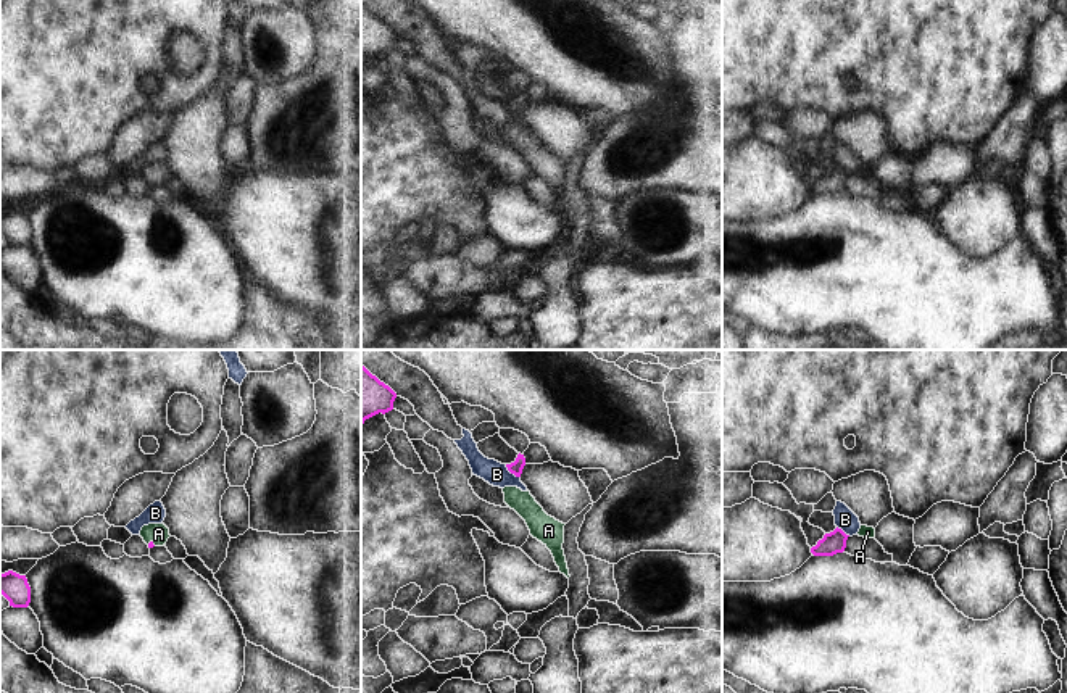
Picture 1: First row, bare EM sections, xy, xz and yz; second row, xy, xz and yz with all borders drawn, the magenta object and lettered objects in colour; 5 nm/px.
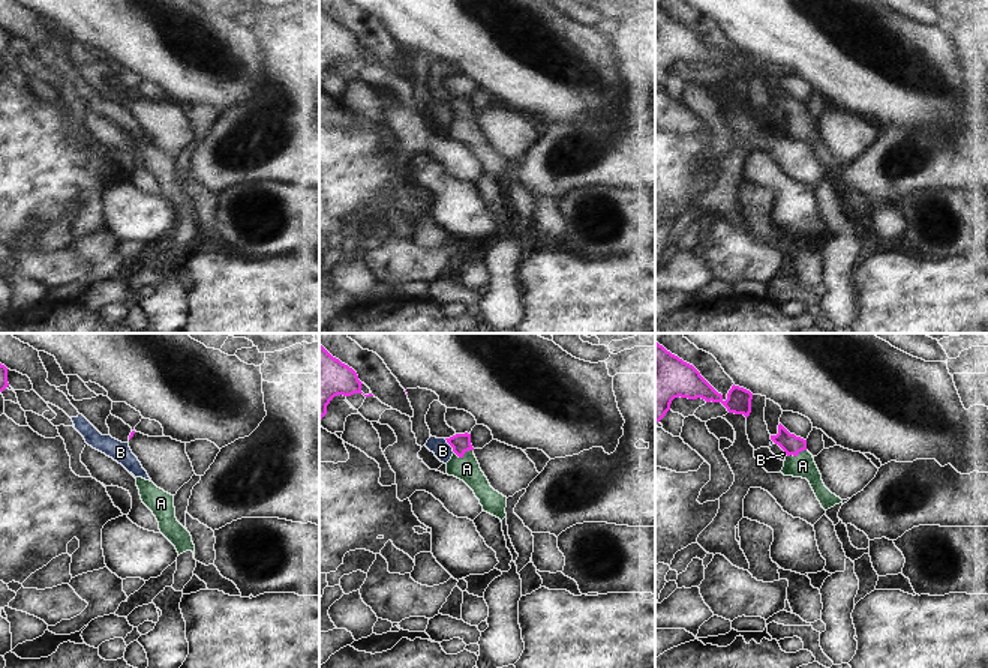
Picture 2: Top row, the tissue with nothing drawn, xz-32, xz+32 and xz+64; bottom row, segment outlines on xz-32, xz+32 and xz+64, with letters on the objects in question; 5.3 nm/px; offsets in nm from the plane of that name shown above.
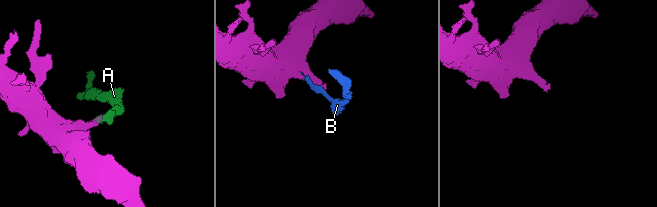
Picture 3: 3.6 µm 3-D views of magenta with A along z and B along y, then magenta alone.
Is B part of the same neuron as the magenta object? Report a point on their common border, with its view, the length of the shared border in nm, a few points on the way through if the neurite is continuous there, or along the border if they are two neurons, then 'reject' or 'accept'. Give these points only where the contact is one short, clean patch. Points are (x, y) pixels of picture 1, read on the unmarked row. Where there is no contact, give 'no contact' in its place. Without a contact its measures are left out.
contact xz (511, 112); length 100 nm; border xz (505, 103), (519, 116); reject

